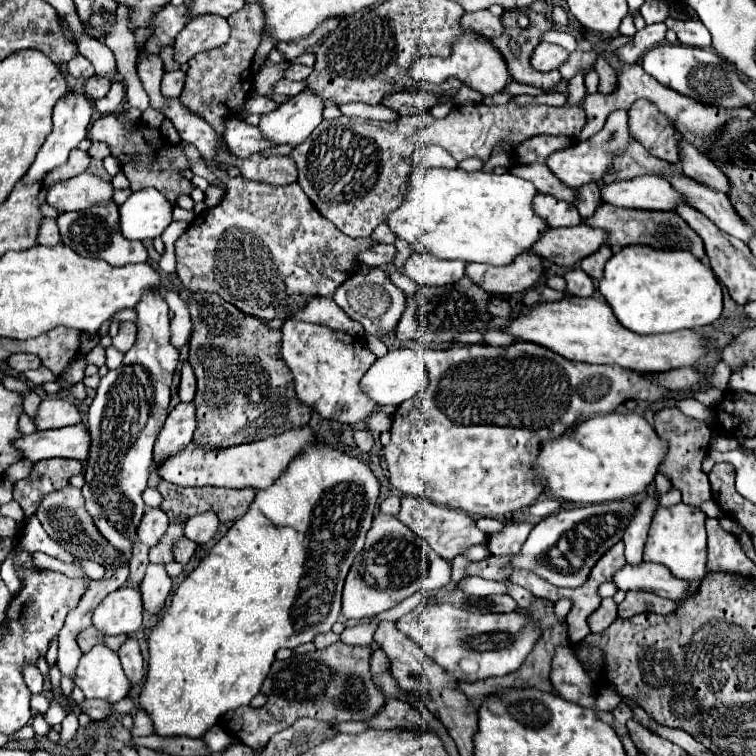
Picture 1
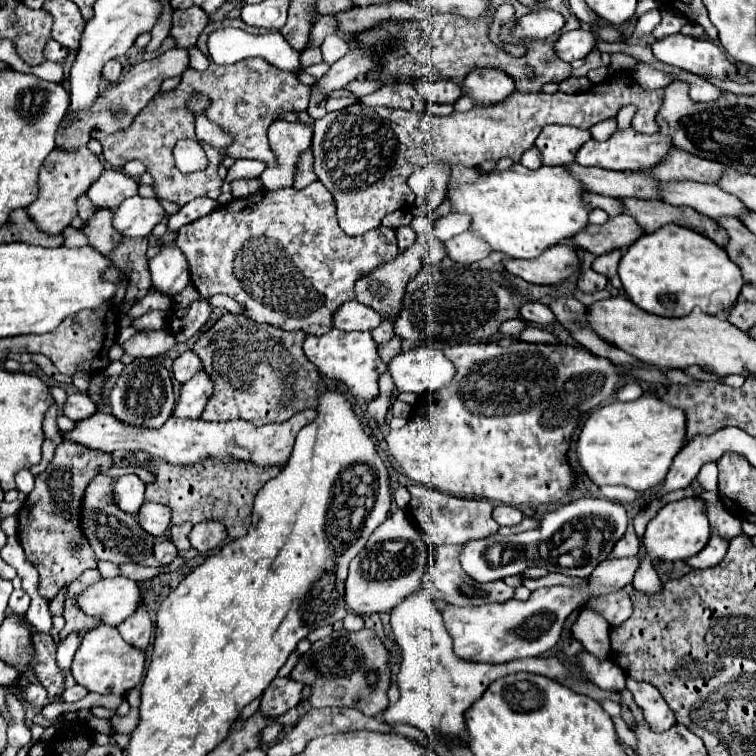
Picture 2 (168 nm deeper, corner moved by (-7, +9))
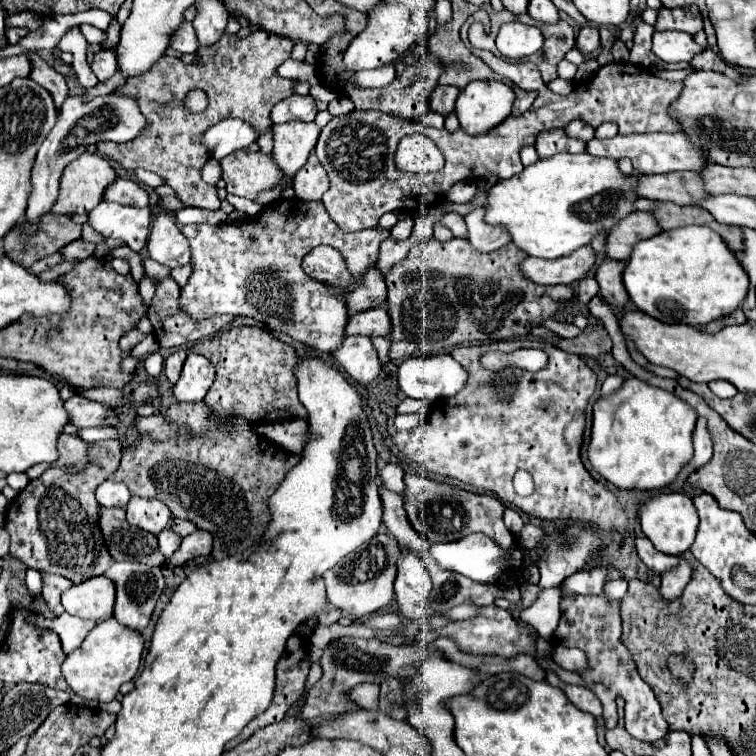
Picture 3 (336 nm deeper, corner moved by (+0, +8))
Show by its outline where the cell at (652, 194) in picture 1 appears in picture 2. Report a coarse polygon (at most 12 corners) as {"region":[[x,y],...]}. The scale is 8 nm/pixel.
{"region":[[668,181],[666,203],[692,207],[714,219],[738,217],[748,207],[718,185]]}

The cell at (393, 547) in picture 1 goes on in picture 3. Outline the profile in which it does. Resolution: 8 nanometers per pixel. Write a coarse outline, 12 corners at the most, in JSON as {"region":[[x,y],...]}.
{"region":[[387,532],[323,574],[329,602],[361,618],[393,600],[401,546]]}

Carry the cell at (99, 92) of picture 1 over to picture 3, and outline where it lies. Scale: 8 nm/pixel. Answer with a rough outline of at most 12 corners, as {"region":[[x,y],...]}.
{"region":[[111,50],[93,56],[91,68],[99,82],[117,72],[117,56]]}

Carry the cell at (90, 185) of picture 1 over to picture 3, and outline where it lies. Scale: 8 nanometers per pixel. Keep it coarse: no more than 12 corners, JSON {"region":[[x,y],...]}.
{"region":[[117,178],[103,200],[147,206],[147,192],[133,180]]}

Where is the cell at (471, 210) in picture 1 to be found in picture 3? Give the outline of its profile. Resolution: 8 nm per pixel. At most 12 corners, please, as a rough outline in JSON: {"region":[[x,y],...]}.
{"region":[[611,158],[499,180],[483,220],[535,258],[587,246],[637,194]]}

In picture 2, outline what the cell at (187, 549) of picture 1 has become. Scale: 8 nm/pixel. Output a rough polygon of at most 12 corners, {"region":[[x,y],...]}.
{"region":[[174,525],[170,539],[178,551],[190,549],[188,533],[192,525]]}

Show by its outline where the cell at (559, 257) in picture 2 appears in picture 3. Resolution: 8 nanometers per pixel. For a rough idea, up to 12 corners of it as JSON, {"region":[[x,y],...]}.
{"region":[[591,246],[555,260],[525,258],[535,284],[579,282],[595,264]]}

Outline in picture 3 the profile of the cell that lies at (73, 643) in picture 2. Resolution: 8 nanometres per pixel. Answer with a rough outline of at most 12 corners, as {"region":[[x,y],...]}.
{"region":[[71,614],[53,618],[63,652],[75,650],[95,620]]}

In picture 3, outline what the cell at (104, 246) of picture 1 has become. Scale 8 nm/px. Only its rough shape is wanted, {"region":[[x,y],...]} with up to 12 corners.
{"region":[[83,238],[67,244],[61,254],[67,260],[85,260],[93,244]]}

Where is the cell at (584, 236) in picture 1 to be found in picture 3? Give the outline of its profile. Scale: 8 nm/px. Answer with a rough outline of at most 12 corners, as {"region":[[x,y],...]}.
{"region":[[631,212],[607,236],[605,254],[627,260],[633,246],[659,234],[655,218]]}

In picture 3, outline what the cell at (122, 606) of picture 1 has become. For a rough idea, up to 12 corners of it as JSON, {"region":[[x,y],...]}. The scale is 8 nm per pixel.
{"region":[[97,576],[73,584],[61,604],[99,622],[113,616],[115,584]]}

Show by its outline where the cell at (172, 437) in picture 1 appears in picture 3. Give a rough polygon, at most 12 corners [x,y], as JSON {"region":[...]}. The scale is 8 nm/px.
{"region":[[189,354],[177,402],[201,402],[215,380],[215,368],[201,354]]}

